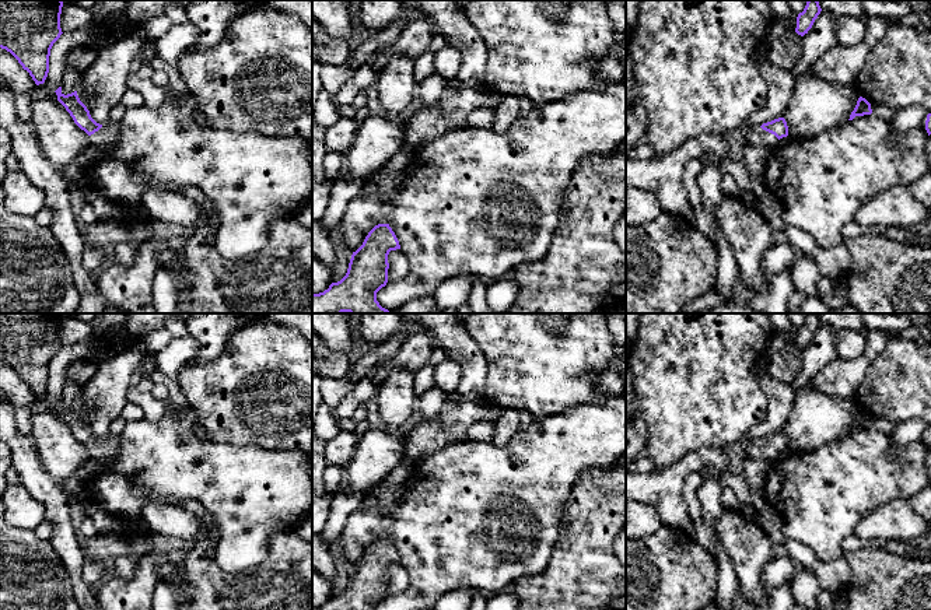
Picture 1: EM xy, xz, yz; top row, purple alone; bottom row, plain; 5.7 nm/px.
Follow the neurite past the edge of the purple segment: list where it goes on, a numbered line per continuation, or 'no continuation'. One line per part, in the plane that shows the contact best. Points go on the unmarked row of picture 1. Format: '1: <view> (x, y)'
1: yz (758, 449)

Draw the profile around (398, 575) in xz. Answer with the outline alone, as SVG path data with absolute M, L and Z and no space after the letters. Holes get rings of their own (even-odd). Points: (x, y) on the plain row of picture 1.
M400 562L389 565L388 576L388 595L402 593L409 585L407 571L400 565Z

